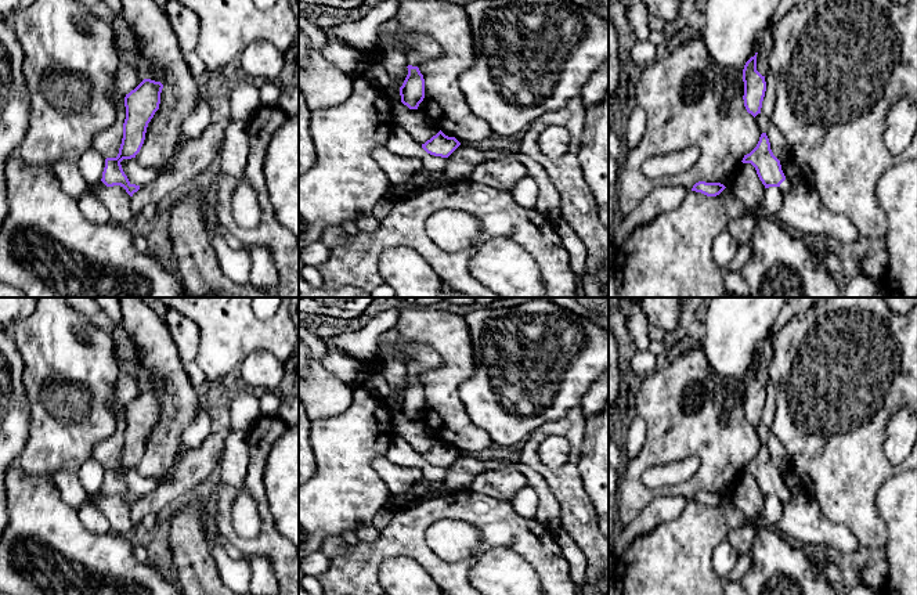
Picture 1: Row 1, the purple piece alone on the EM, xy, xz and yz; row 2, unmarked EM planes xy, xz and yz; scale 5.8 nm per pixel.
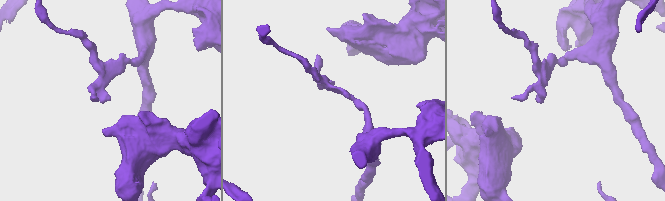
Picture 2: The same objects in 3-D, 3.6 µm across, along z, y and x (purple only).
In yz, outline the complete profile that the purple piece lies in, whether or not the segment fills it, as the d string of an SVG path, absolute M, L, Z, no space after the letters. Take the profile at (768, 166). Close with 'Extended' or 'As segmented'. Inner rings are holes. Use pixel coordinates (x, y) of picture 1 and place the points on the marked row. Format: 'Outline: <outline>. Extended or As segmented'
Outline: M762 133L757 147L744 155L743 163L751 163L759 180L765 185L779 187L784 194L791 188L791 183L786 178L780 161L773 155L766 133Z. Extended

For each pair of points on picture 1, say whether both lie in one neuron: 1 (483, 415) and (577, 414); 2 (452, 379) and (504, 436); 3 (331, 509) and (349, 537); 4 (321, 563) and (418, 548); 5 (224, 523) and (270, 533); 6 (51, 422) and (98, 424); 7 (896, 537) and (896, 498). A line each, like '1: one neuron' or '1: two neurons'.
1: two neurons
2: two neurons
3: two neurons
4: two neurons
5: one neuron
6: one neuron
7: one neuron

